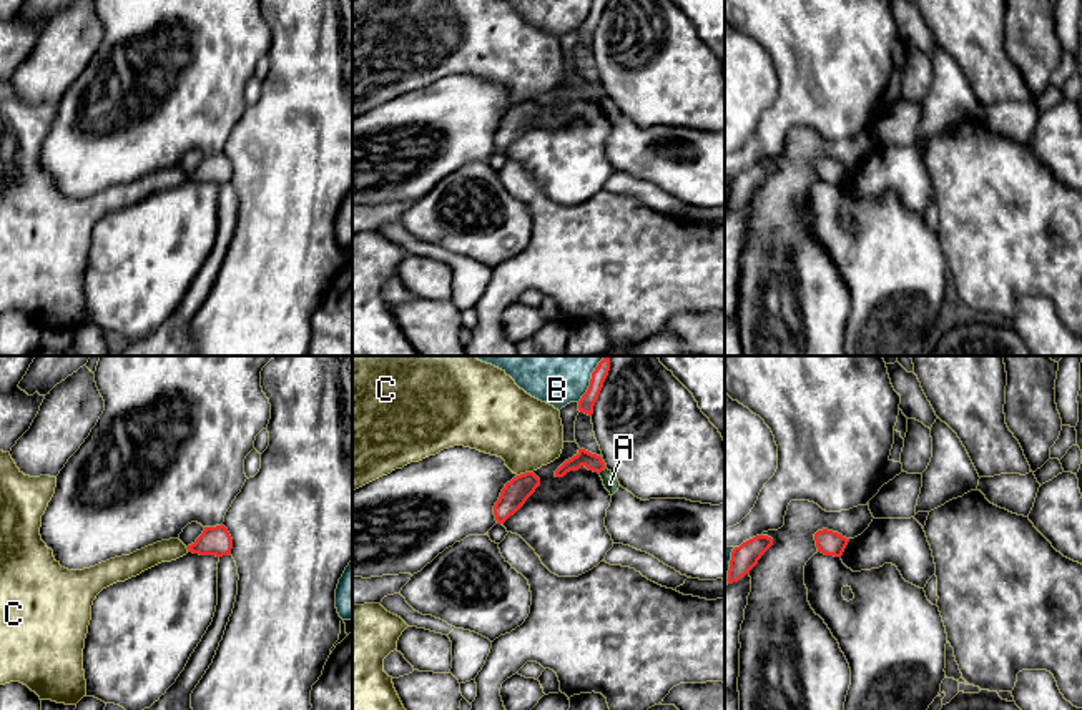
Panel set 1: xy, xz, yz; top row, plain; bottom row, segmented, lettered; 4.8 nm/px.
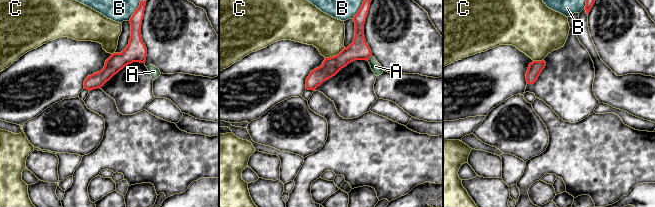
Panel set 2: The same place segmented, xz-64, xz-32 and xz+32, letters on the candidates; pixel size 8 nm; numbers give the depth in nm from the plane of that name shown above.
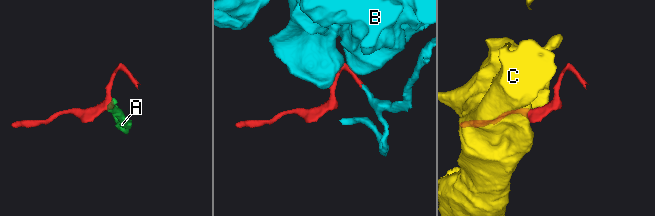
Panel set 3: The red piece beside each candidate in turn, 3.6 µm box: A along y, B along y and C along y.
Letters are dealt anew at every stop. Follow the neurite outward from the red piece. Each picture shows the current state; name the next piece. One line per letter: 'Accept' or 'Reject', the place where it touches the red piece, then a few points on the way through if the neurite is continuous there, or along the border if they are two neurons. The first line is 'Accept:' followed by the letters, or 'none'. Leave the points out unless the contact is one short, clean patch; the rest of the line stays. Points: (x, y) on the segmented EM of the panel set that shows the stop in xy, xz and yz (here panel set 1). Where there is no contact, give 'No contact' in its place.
Accept: B
A: Reject. Touches red at xz (600, 471). Boundary: xz (602, 469), (599, 473)
B: Accept. Touches red at xz (590, 379)
C: Reject. Touches red at xz (526, 473)

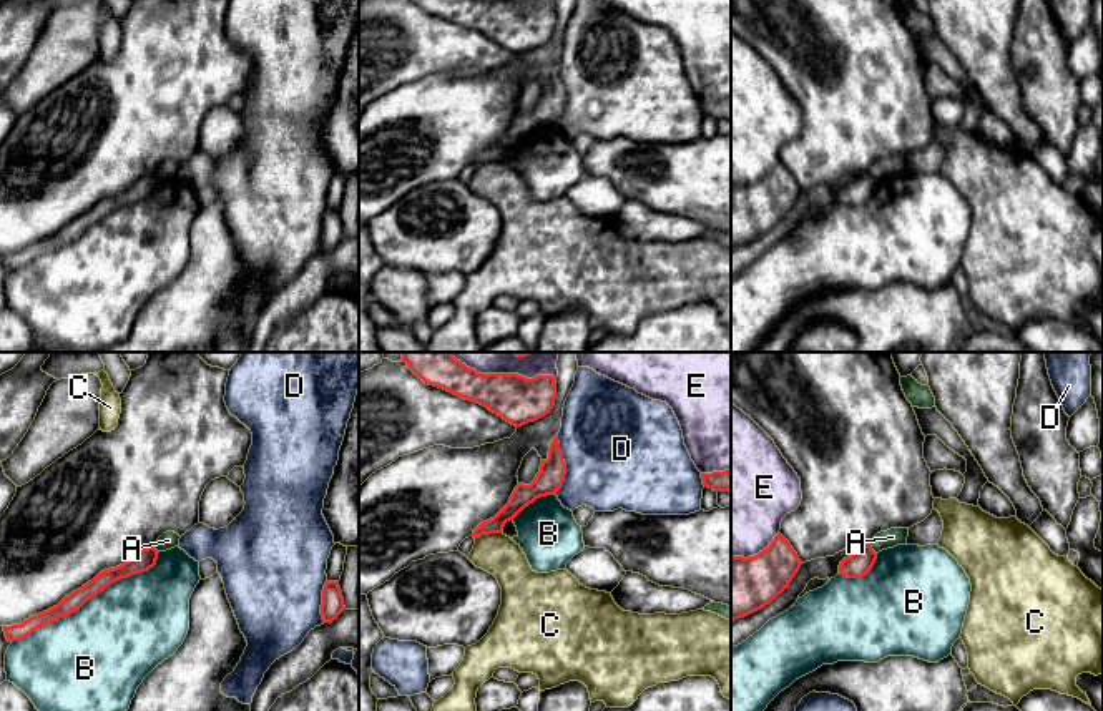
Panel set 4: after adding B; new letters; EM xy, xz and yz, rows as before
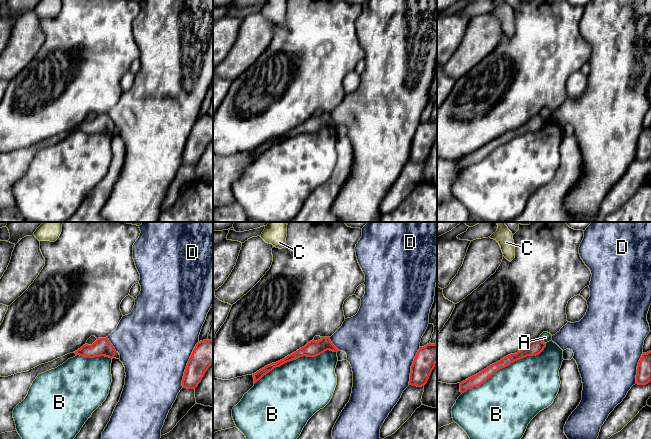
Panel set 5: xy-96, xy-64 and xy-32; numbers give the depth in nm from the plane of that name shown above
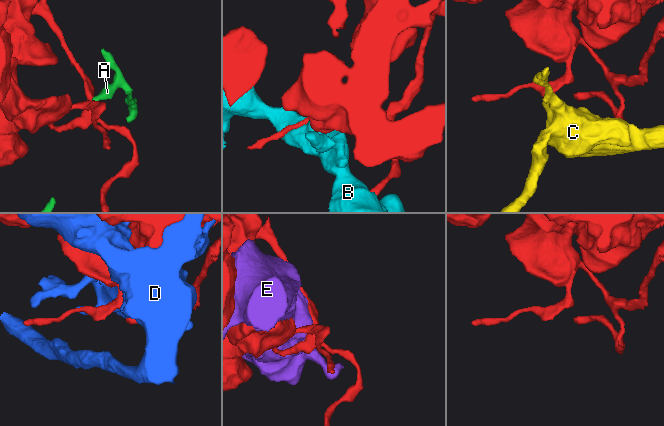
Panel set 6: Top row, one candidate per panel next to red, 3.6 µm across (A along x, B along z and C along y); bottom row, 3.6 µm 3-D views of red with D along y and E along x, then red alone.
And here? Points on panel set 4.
Accept: none
A: Reject. Touches red at yz (871, 549). Boundary: yz (869, 544), (876, 554)
B: Reject. Touches red at xy (88, 598)
C: Reject. Touches red at xz (487, 534). Boundary: xz (500, 532), (490, 532), (475, 539)
D: Reject. Touches red at xz (565, 464)
E: Reject. Touches red at xz (504, 374)

